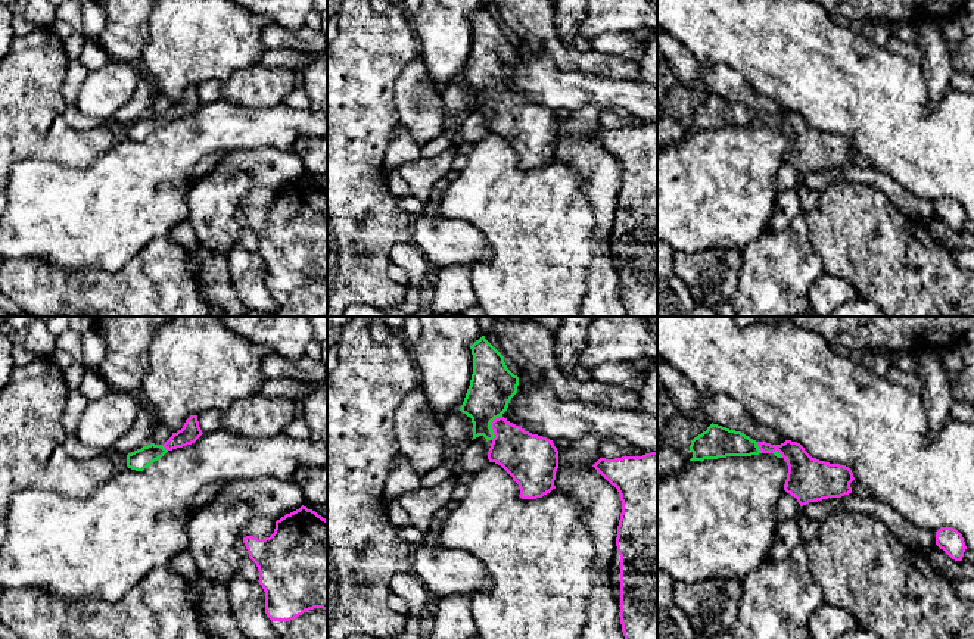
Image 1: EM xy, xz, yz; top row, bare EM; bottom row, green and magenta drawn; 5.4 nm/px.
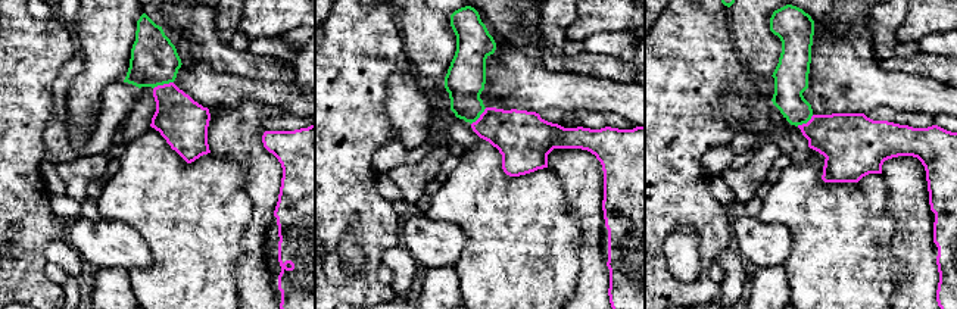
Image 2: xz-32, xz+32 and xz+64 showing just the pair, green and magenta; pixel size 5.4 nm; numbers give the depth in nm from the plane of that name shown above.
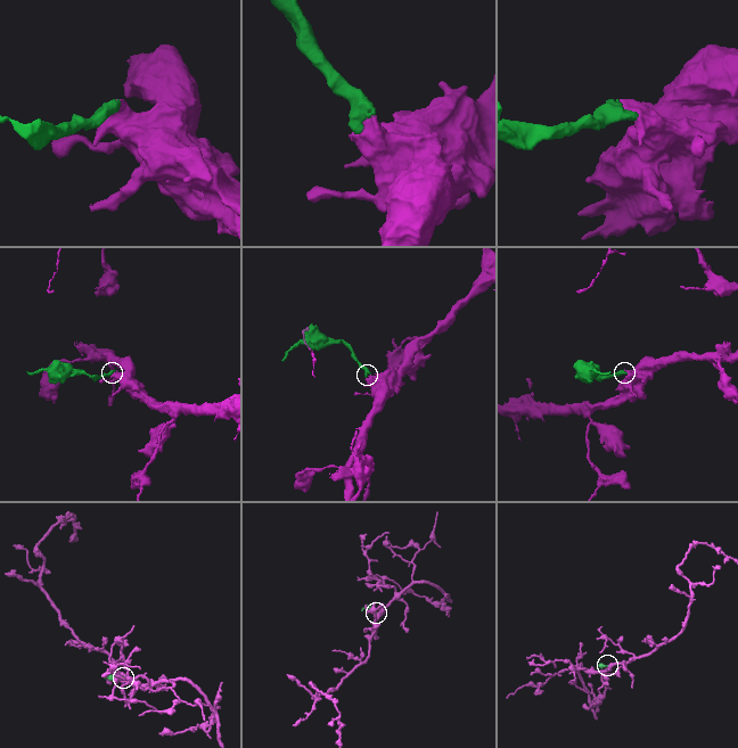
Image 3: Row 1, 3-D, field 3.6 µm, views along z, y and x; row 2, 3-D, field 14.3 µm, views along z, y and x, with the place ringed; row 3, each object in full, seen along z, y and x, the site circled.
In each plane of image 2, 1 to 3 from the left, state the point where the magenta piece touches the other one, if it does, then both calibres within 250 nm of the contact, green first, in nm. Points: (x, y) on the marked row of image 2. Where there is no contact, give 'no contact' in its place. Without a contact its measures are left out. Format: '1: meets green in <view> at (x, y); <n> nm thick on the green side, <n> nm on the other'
1: meets green in xz-32 at (162, 84); 260 nm thick on the green side, 280 nm on the other
2: meets green in xz+32 at (479, 116); 220 nm thick on the green side, 280 nm on the other
3: meets green in xz+64 at (804, 122); 190 nm thick on the green side, 300 nm on the other

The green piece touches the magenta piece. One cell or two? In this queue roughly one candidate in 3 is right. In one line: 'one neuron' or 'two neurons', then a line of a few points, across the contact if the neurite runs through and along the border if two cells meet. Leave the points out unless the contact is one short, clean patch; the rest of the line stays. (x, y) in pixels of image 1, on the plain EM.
one neuron; line xz (492, 55), (489, 62), (489, 96), (523, 125)

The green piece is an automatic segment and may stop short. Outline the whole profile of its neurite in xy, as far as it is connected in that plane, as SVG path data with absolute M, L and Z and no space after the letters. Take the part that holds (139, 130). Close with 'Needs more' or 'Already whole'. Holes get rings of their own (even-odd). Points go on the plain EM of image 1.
M190 85L186 90L183 99L177 103L172 103L172 106L164 115L150 113L147 116L143 116L141 119L128 124L127 137L136 141L143 141L150 134L162 128L168 121L192 115L202 105L203 103L199 97L197 85Z. Needs more

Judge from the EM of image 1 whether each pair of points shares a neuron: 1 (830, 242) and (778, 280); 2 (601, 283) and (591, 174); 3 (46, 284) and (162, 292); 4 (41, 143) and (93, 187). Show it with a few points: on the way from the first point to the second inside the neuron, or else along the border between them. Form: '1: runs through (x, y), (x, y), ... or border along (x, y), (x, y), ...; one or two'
1: border along (805, 220), (811, 245), (825, 271); two
2: runs through (601, 256), (601, 200); one
3: runs through (75, 292), (133, 292); one
4: border along (102, 153), (84, 167), (62, 167), (36, 161); two

